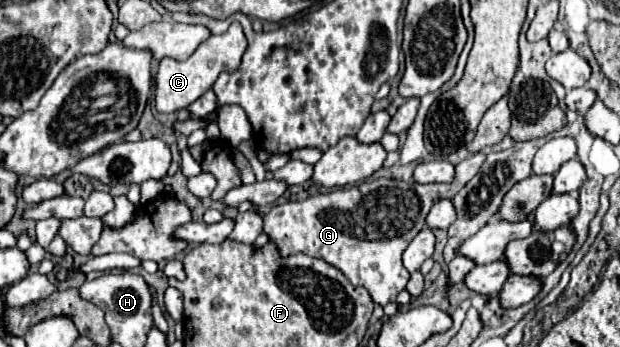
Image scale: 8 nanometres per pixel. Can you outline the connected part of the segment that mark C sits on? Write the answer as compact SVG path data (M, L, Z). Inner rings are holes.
M233 22L225 34L211 36L209 40L205 40L185 62L163 58L159 62L159 72L157 72L155 108L159 112L177 112L181 108L187 108L191 102L195 102L199 96L211 90L221 72L235 72L239 68L245 50L247 50L247 38L243 34L243 28L239 22Z

